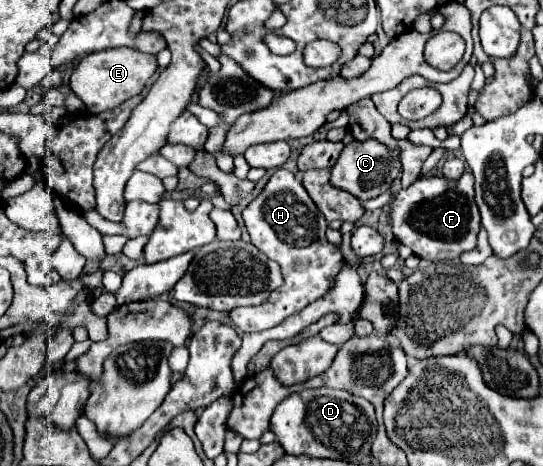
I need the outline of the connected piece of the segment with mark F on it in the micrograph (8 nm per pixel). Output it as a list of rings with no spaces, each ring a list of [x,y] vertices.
[[[464,172],[456,182],[444,176],[422,176],[410,188],[400,190],[392,202],[390,226],[398,242],[428,262],[460,258],[460,254],[476,248],[480,212],[474,202],[474,180],[470,180],[470,172]]]

